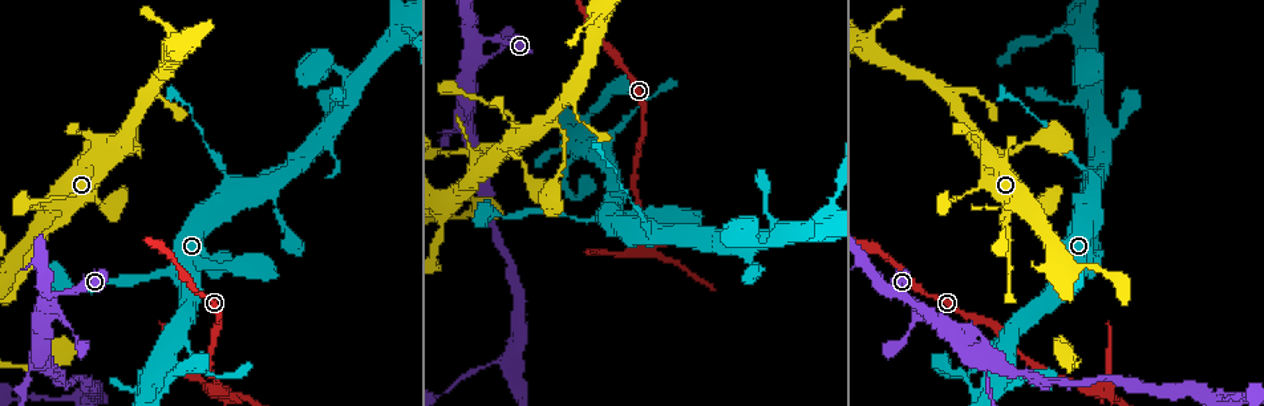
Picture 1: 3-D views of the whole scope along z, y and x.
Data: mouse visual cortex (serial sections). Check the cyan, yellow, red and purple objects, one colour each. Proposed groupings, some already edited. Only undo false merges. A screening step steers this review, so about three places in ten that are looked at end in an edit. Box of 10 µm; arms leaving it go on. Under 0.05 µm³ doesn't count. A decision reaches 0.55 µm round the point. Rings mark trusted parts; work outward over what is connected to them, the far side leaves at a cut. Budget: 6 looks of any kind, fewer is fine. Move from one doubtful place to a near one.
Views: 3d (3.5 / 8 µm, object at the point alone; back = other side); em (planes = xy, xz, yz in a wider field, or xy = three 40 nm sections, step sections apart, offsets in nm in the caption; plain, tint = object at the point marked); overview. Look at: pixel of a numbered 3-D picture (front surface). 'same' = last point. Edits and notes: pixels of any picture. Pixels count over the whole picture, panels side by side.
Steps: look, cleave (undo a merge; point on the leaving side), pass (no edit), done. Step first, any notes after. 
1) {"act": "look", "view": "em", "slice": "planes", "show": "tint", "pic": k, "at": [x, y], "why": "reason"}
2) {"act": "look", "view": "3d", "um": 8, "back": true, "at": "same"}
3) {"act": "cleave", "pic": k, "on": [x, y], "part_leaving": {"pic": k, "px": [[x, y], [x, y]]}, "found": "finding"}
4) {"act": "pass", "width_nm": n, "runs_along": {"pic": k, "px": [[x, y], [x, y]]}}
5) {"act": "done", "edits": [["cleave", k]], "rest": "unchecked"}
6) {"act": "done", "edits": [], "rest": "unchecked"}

{"act": "look", "view": "3d", "um": 8, "pic": 1, "at": [654, 239], "why": "branch point"}

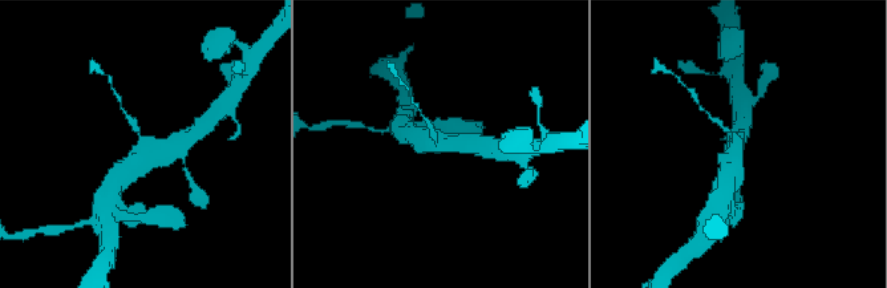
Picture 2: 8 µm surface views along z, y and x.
{"act": "look", "view": "em", "slice": "xy", "step": 1, "show": "tint", "at": "same", "arms": 3, "arm_widths_nm": [150, 500, 600], "why": "now the EM"}

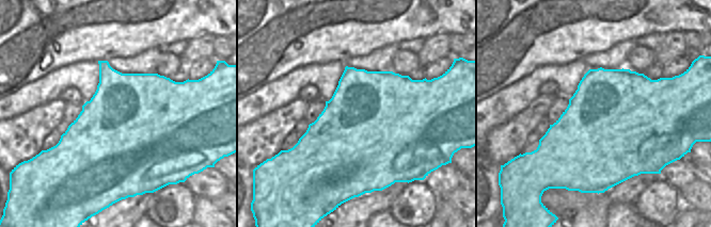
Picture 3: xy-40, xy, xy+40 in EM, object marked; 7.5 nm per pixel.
{"act": "pass", "found": "one cell here"}

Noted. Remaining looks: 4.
{"act": "look", "view": "3d", "um": 3.5, "pic": 1, "at": [642, 251], "why": "abrupt turn"}

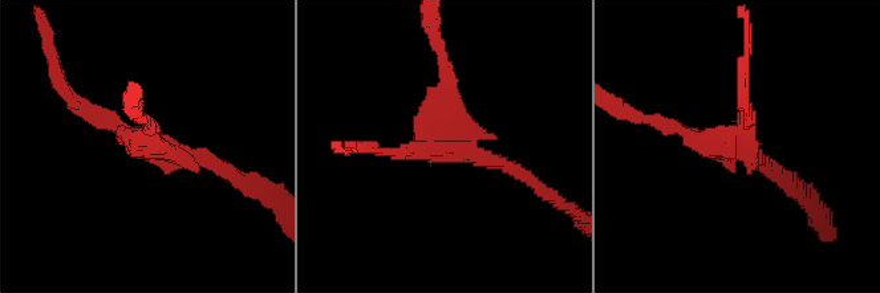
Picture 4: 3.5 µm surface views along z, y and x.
{"act": "look", "view": "em", "slice": "xy", "step": 1, "show": "tint", "pic": 4, "at": [745, 140], "why": "now the EM"}

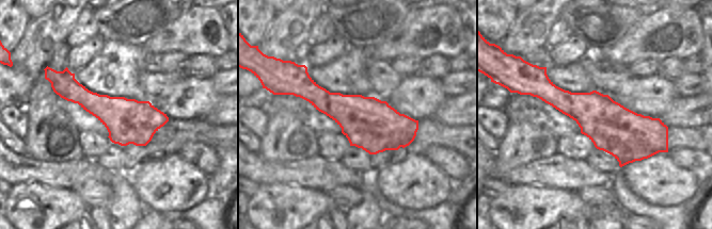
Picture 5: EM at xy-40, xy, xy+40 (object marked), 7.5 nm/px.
{"act": "cleave", "pic": 4, "on": [76, 106], "found": "two cells meet here"}

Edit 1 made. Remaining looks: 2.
{"act": "done", "edits": [["cleave", 4]], "rest": "unchecked"}

